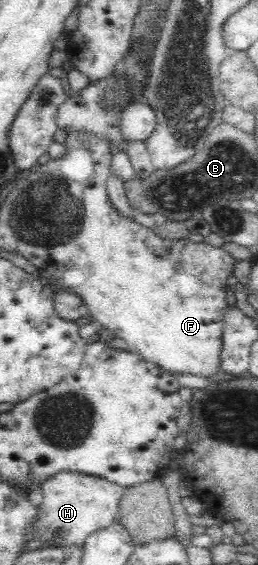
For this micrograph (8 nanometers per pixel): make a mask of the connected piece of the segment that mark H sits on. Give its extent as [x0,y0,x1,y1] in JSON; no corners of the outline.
[39,471,126,547]

